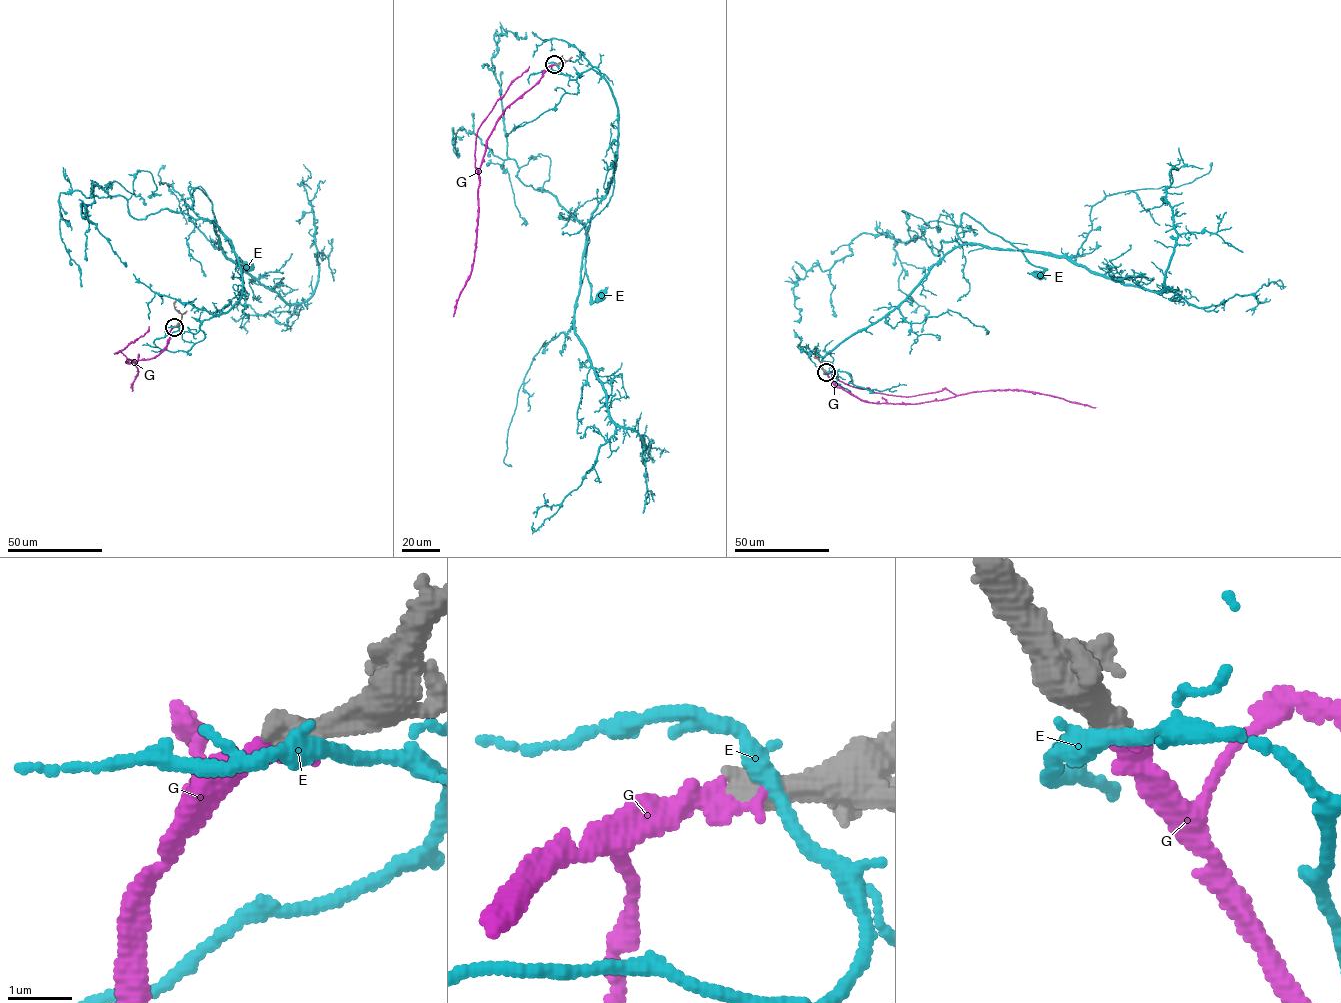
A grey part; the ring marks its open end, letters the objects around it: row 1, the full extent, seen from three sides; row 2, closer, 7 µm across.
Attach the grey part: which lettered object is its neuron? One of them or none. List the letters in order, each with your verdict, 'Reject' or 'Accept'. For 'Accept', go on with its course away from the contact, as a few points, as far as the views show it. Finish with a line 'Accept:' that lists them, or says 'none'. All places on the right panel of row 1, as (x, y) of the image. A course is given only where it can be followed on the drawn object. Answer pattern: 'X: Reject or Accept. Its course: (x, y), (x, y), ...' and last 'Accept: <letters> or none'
E: Reject
G: Accept. Its course: (825, 372), (837, 387), (863, 401), (912, 404), (969, 393), (1011, 389), (1049, 394), (1095, 407)
Accept: G

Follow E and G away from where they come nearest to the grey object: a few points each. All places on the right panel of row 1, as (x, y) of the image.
E: (825, 372), (838, 375), (822, 360), (827, 353), (969, 244), (957, 234), (963, 213), (1041, 267), (1039, 275)
G: (825, 372), (837, 387), (863, 401), (912, 404), (969, 393), (1011, 389), (1049, 394), (1095, 407)

